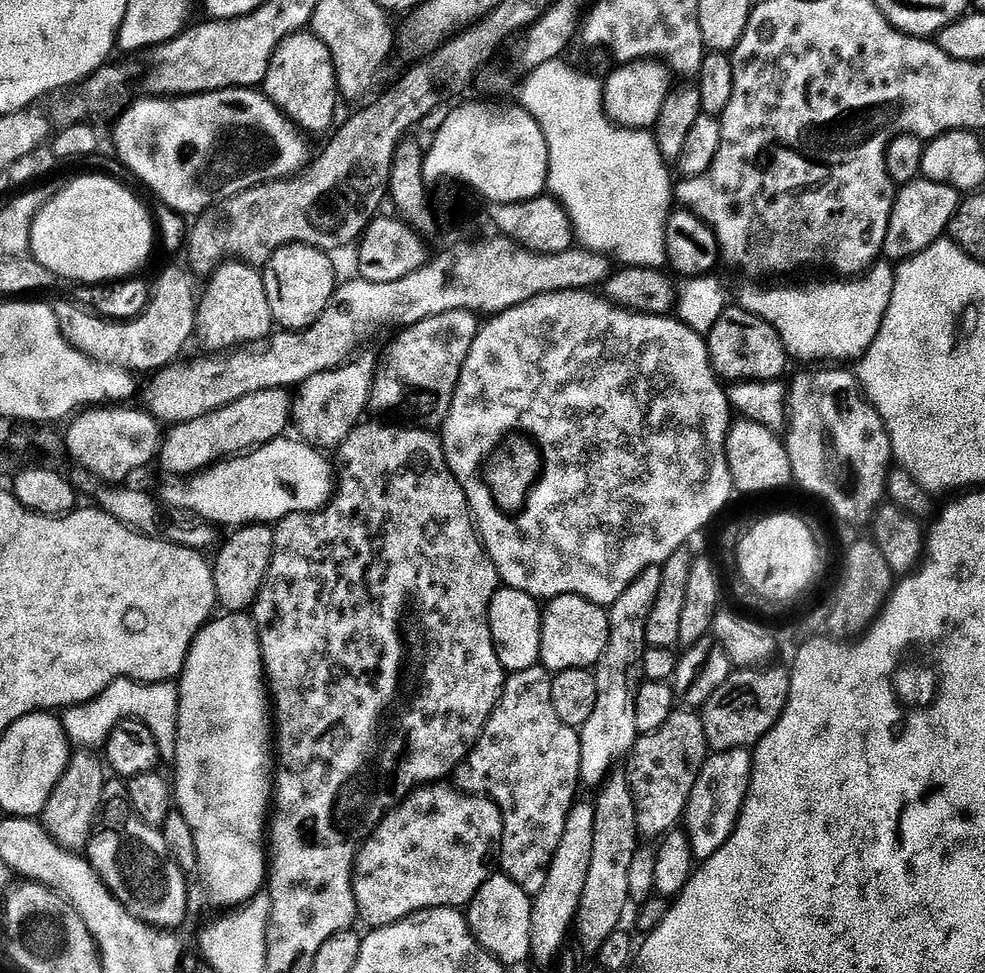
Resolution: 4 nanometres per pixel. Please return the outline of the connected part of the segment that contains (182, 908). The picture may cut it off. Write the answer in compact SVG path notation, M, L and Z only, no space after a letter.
M128 814L109 832L97 831L86 849L86 856L114 898L141 923L155 930L176 930L183 922L188 912L189 877L171 856L161 829L151 828L143 824L139 816Z

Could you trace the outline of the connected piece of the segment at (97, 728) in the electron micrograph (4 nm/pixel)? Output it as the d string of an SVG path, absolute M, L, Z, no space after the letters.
M125 678L115 680L102 695L96 696L90 702L67 709L62 719L71 743L84 750L103 749L123 720L138 720L156 735L161 753L172 754L176 750L179 709L180 689L175 683L142 684L138 680Z

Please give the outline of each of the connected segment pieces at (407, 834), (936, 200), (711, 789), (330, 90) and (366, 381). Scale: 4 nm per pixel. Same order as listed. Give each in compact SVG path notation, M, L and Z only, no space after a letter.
M431 782L415 789L380 820L360 848L356 869L352 871L352 889L359 919L365 920L369 929L397 924L428 908L463 909L493 875L494 861L504 837L504 815L499 805L487 795L459 792L446 783Z
M921 178L903 185L897 191L896 201L892 207L883 255L889 261L903 262L909 260L911 256L925 252L934 241L941 239L947 233L950 218L954 218L961 199L961 193L957 189L933 180Z
M747 748L717 752L709 755L708 759L704 761L704 768L700 771L700 777L696 783L696 789L692 791L686 813L687 823L693 824L693 828L690 828L690 839L692 841L692 855L697 861L709 860L732 837L732 832L740 820L740 812L744 809L744 804L748 800L748 790L752 786L753 763L753 753Z
M311 30L295 32L278 45L270 62L270 70L264 79L262 91L293 124L306 132L324 132L337 123L336 67L330 50Z
M349 362L339 368L332 368L329 372L314 374L306 383L299 385L294 396L294 428L300 431L297 432L299 439L305 444L310 444L317 450L339 449L349 434L356 429L357 424L365 419L364 411L366 413L369 411L372 399L374 368L371 363L369 365L356 363Z

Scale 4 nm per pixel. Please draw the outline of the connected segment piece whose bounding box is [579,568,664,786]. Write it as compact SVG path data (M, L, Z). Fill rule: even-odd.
M648 568L618 598L618 602L610 605L608 625L610 638L594 673L597 680L597 705L589 720L579 729L582 746L582 762L580 778L585 783L603 785L608 780L612 767L620 759L627 757L636 747L638 733L634 722L634 706L636 694L632 675L637 675L644 662L644 649L648 644L646 638L646 622L650 618L650 610L658 598L660 583L664 577L660 568Z

